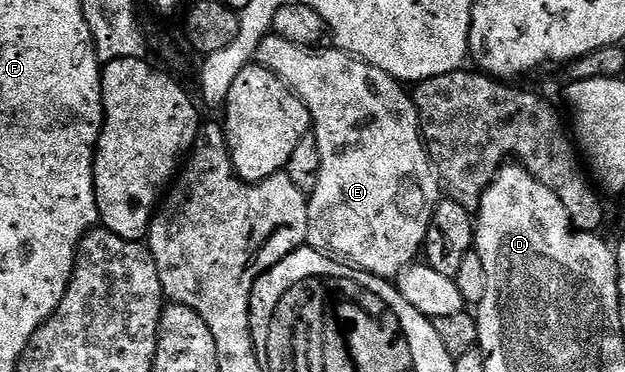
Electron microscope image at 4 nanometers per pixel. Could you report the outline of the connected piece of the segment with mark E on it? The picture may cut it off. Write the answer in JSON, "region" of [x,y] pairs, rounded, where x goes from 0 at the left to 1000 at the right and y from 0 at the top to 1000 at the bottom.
{"region":[[[435,86],[408,142],[408,167],[442,199],[491,282],[507,398],[514,398],[514,473],[491,548],[490,659],[547,715],[632,753],[678,669],[693,570],[706,540],[702,473],[670,349],[664,266],[645,245],[646,223],[550,134],[523,132],[483,134]]]}

